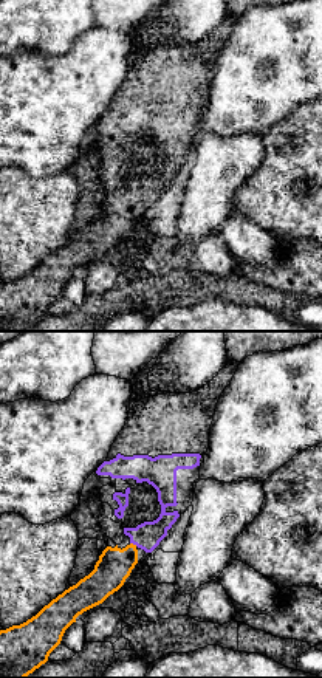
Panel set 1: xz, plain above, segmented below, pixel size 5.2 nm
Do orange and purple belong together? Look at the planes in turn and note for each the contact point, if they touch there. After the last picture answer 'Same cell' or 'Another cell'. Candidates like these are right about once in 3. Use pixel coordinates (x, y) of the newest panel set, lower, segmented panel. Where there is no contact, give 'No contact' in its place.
Touches orange at (132, 544)

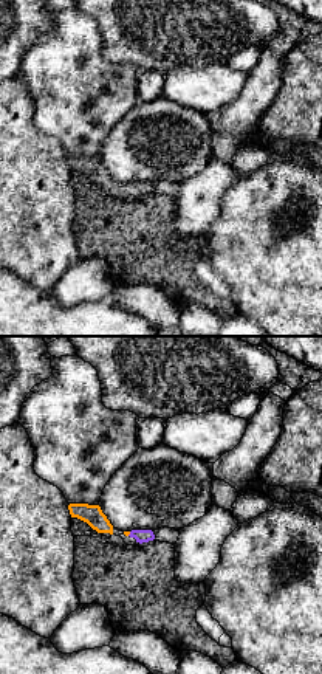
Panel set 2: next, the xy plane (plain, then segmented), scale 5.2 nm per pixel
Touches orange at (129, 533)

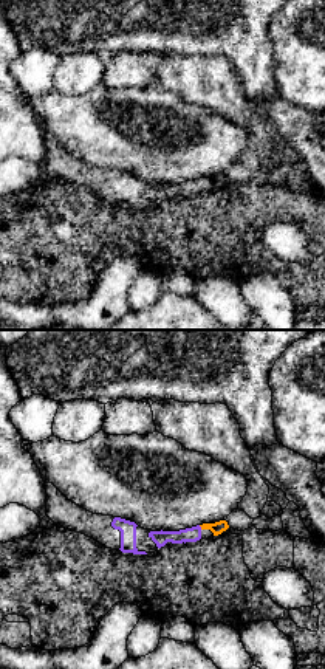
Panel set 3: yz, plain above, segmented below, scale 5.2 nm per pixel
Touches orange at (200, 525)

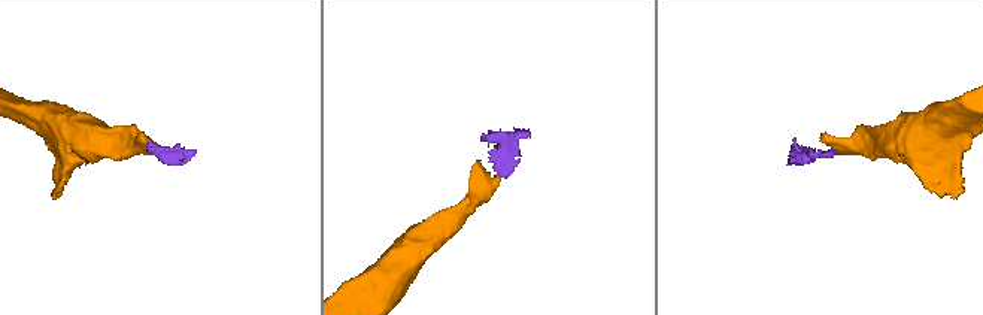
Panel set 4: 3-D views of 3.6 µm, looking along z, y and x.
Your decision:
Same cell

